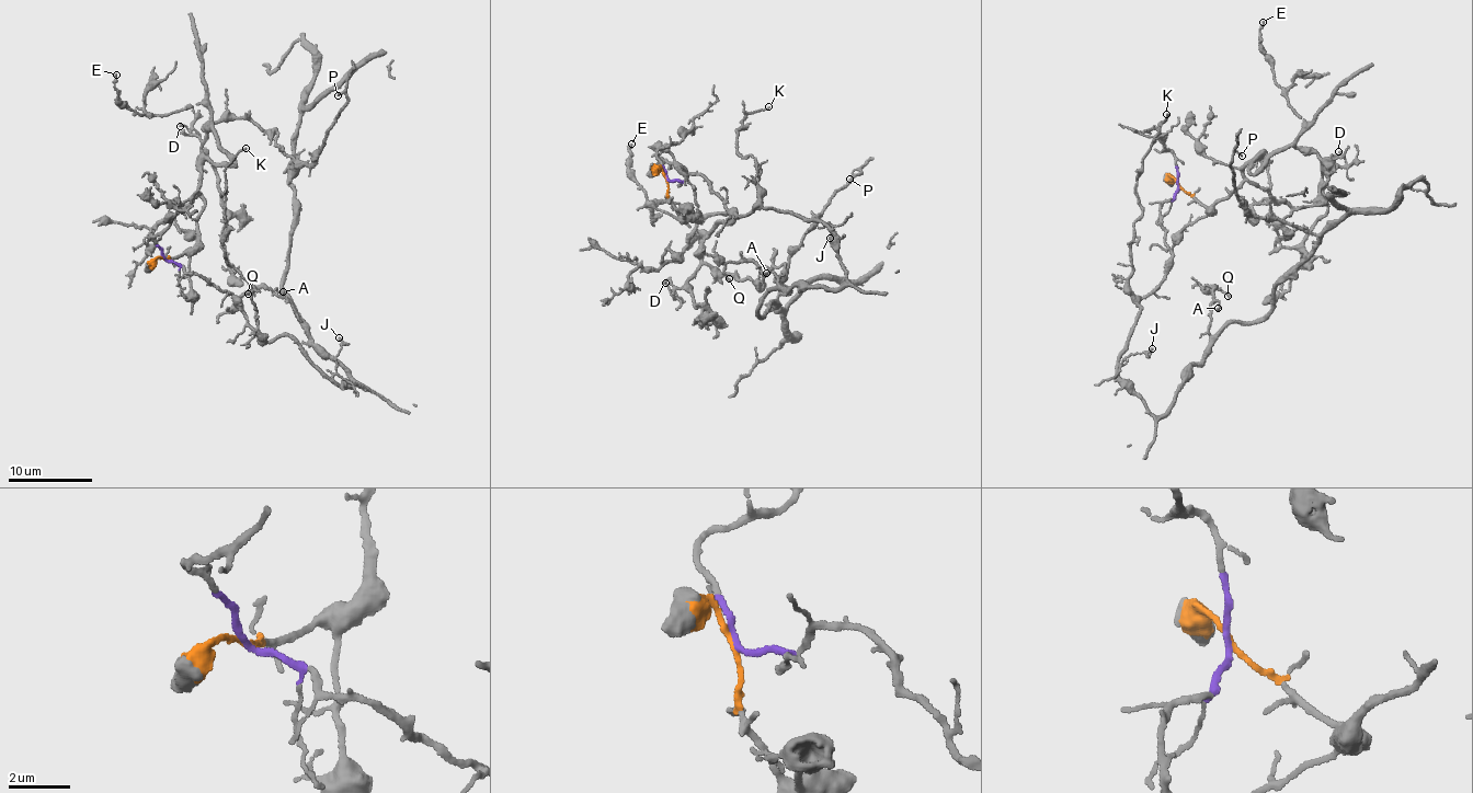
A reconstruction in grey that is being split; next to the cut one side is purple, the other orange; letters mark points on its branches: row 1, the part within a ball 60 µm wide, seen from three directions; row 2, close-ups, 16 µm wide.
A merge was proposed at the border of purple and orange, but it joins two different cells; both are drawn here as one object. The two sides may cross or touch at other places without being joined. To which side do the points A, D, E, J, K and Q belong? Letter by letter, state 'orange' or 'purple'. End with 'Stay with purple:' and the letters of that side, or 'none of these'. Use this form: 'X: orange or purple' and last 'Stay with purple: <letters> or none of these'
A: purple
D: orange
E: orange
J: purple
K: purple
Q: purple
Stay with purple: A, J, K, Q

